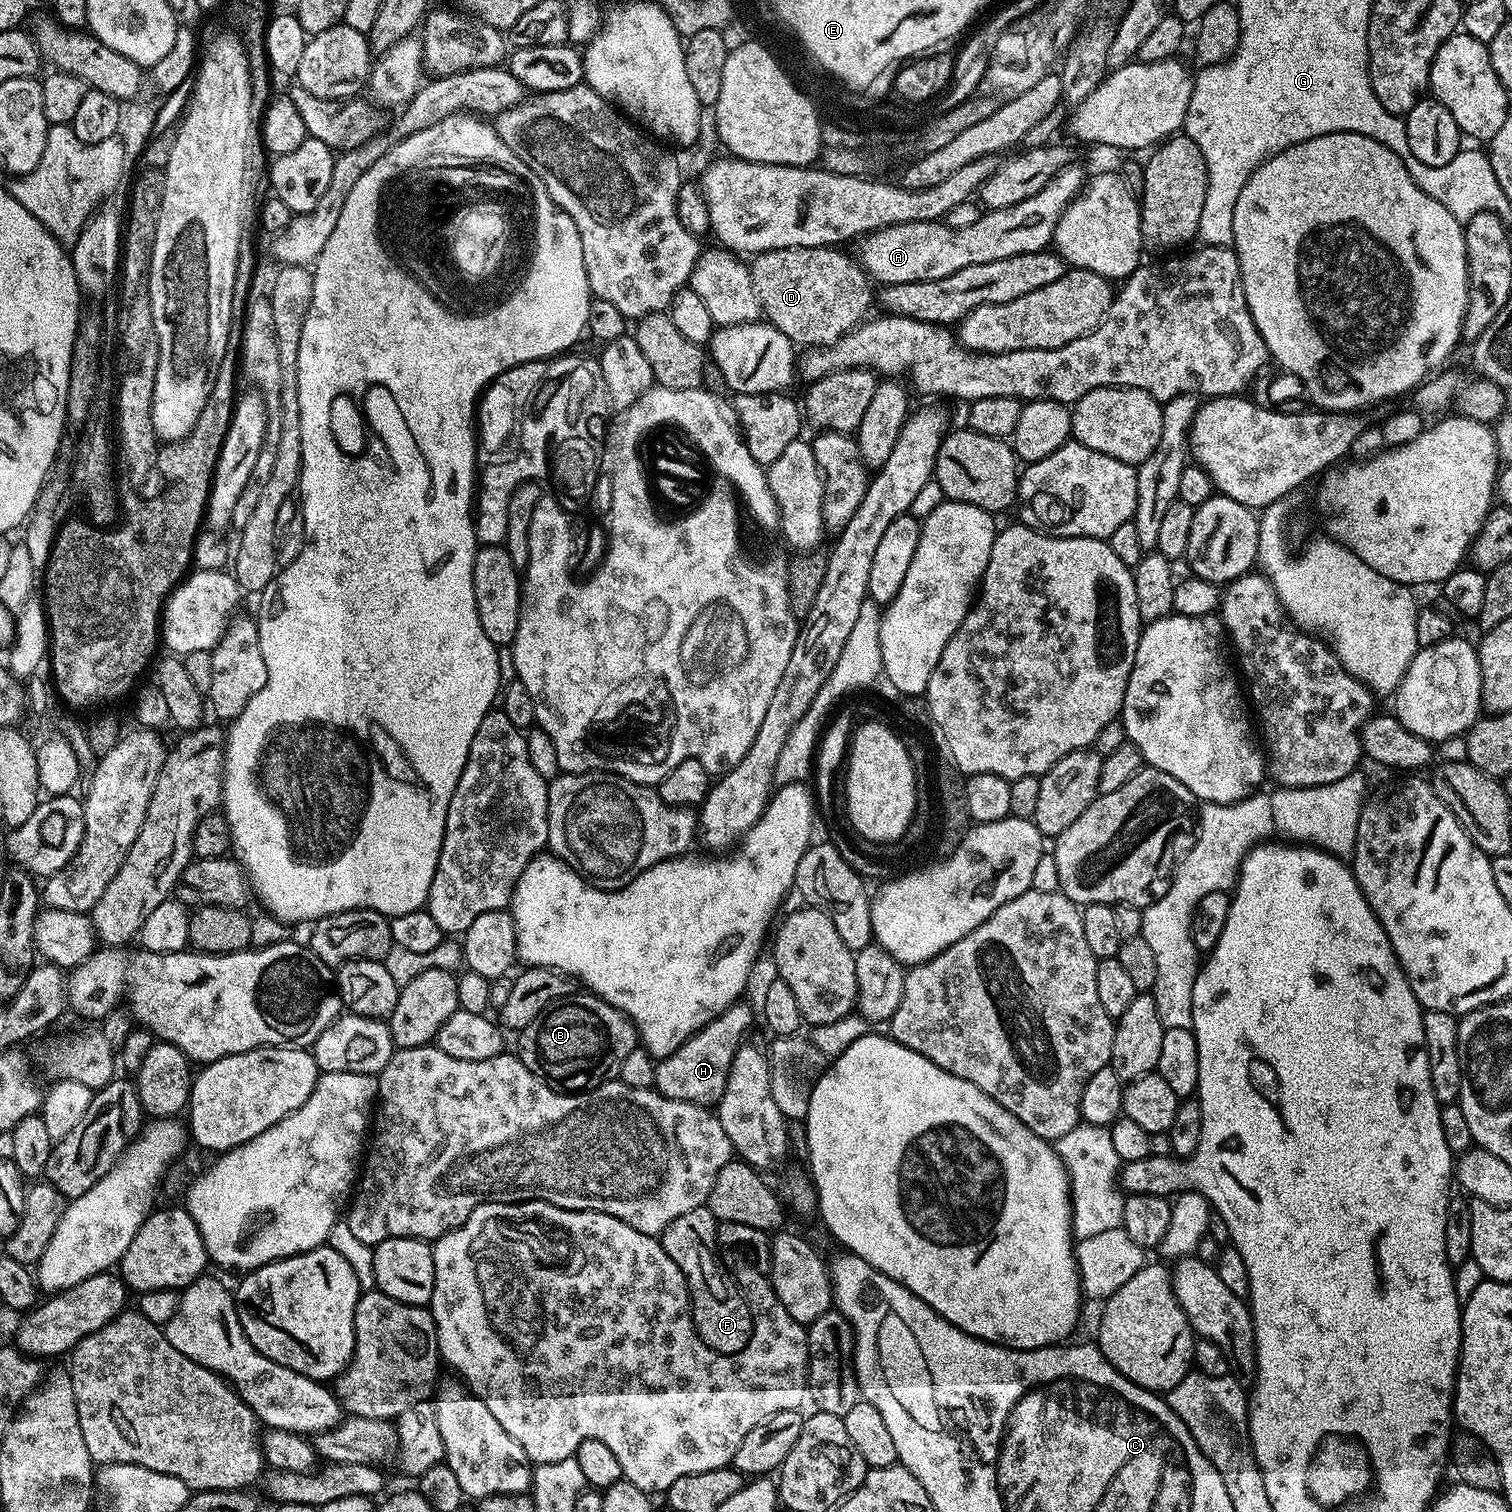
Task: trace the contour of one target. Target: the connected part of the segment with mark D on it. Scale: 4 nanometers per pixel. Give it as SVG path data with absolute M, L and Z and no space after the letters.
M821 246L819 248L779 248L773 252L759 253L759 255L753 259L756 261L751 261L750 271L752 273L752 281L754 282L756 297L760 303L760 311L766 317L767 323L773 324L779 332L786 334L786 338L791 340L793 345L816 344L812 346L826 346L830 343L835 343L837 338L843 336L845 332L851 332L857 324L865 319L864 311L867 310L868 302L870 300L868 294L868 284L870 285L869 277L853 257L851 260L850 257L843 256L840 251L841 249L836 246Z

